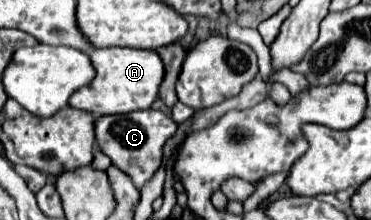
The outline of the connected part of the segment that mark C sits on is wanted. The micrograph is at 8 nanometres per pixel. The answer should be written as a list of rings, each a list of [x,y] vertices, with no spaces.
[[[155,109],[131,111],[123,115],[105,115],[95,121],[95,135],[97,135],[99,147],[113,161],[113,165],[117,165],[133,179],[135,187],[139,189],[159,169],[161,147],[175,133],[175,129],[177,129],[177,123],[163,111],[155,111]]]

